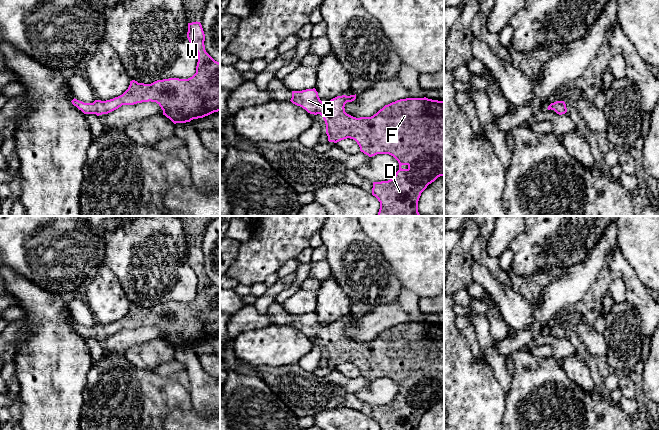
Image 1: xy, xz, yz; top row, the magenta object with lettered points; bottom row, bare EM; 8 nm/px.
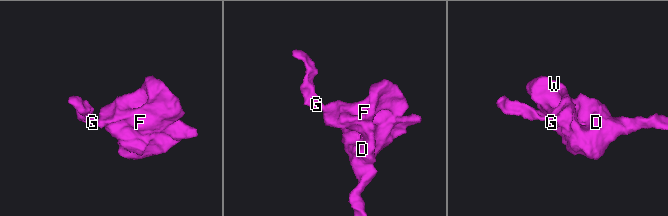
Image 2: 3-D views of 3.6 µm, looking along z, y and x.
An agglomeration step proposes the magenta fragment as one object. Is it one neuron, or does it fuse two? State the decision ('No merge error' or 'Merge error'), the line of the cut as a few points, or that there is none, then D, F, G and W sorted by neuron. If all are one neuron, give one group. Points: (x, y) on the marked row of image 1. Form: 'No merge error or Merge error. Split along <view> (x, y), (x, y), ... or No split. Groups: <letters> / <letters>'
No merge error. No split. Groups: D F G W

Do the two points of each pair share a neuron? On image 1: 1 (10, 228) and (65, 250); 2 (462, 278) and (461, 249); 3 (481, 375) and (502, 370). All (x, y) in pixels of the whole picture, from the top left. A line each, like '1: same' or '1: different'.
1: same
2: same
3: different

